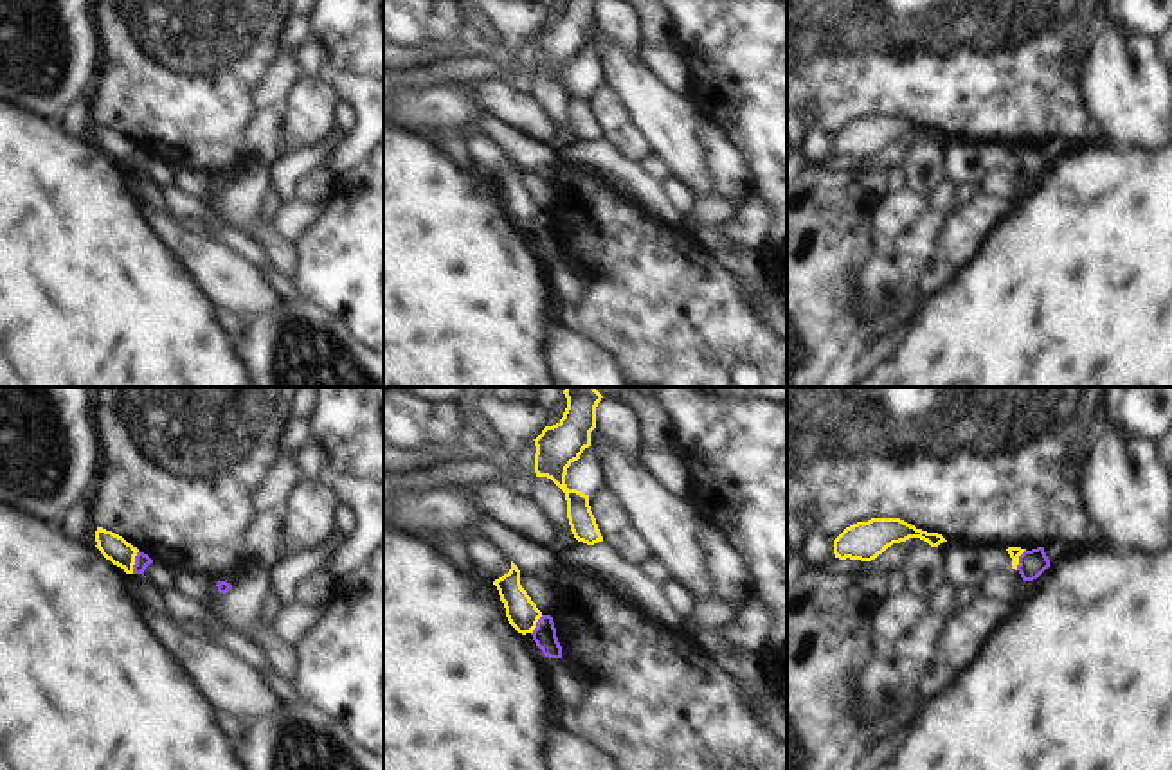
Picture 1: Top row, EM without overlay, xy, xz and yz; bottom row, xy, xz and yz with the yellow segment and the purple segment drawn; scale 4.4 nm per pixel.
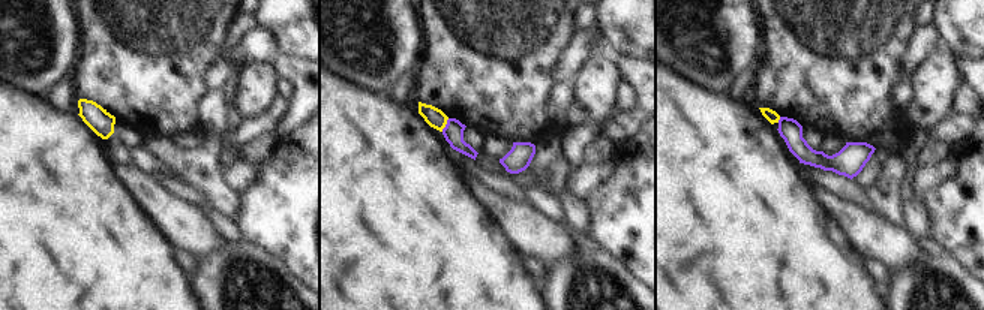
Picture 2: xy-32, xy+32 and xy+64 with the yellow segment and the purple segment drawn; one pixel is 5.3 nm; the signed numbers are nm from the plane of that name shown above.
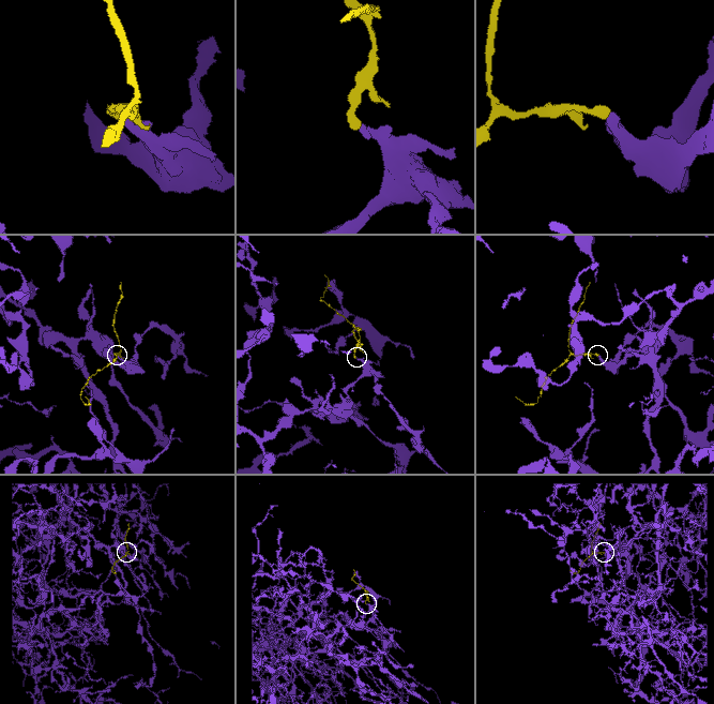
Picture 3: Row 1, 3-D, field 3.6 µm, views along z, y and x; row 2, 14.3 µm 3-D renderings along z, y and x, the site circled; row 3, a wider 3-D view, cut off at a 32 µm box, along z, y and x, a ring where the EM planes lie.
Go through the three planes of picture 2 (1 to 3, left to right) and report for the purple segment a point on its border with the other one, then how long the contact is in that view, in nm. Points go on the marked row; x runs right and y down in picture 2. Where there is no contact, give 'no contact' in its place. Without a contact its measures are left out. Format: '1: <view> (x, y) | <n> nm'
1: no contact
2: xy+32 (446, 123) | 80 nm
3: xy+64 (779, 119) | 40 nm

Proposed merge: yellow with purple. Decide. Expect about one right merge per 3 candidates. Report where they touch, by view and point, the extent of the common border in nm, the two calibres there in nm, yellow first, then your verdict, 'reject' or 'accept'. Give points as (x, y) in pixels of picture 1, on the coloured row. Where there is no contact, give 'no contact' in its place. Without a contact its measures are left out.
meets yellow in xy at (134, 562); contact 110 nm long; 120 nm thick on the yellow side, 70 nm on the other; reject

